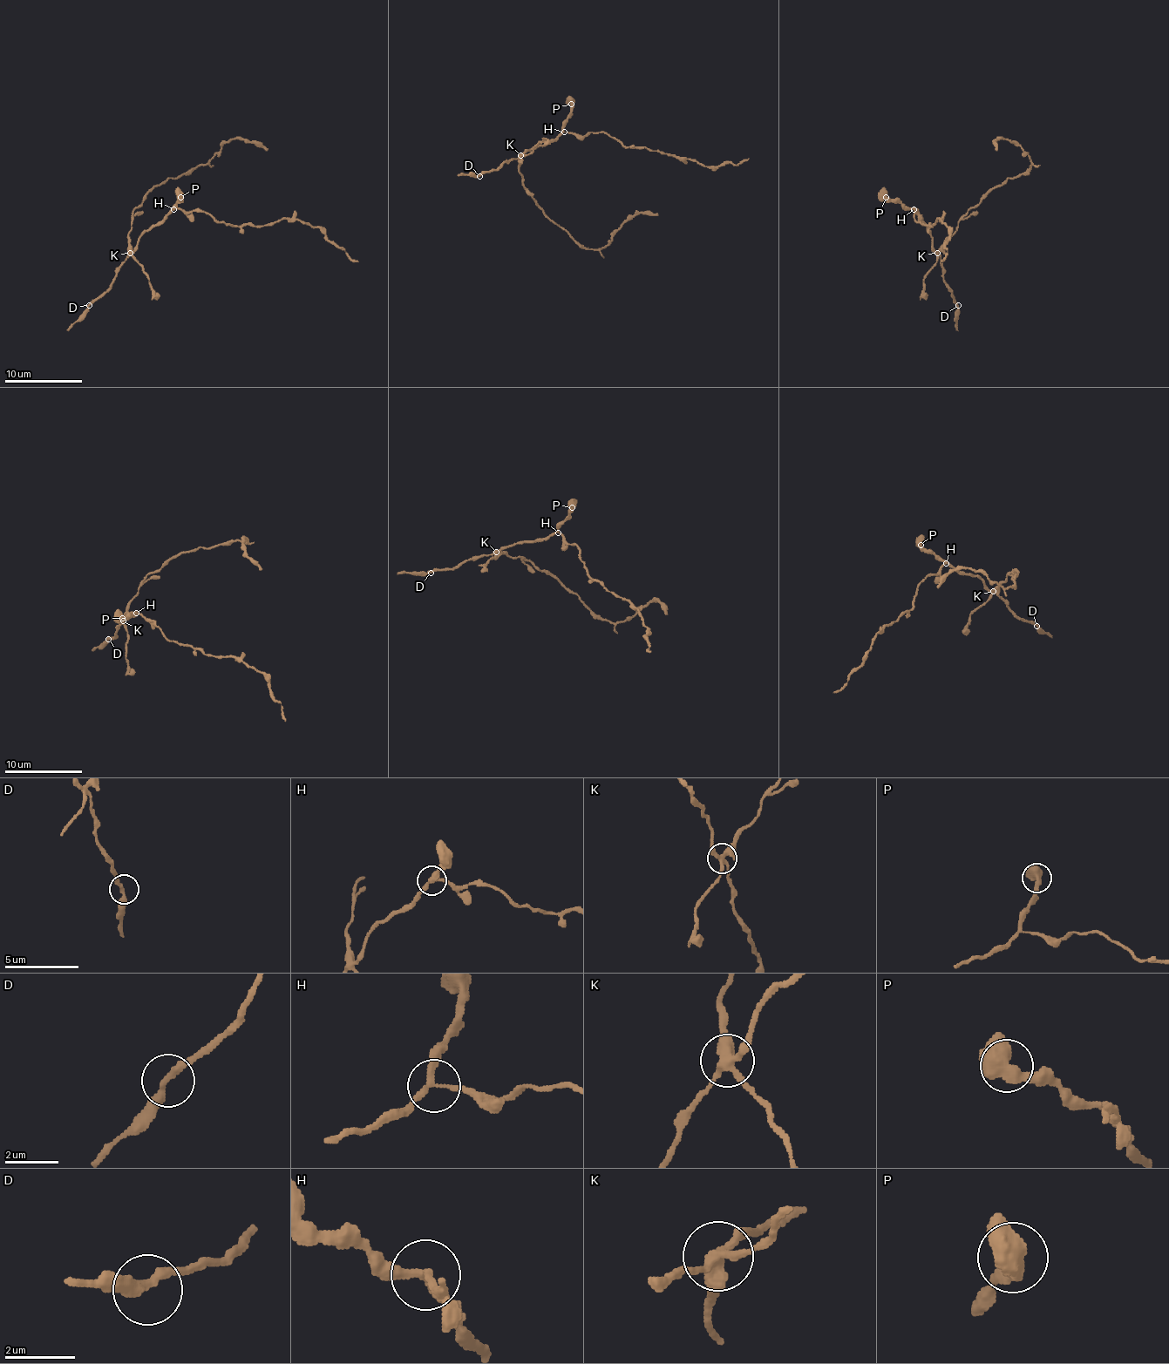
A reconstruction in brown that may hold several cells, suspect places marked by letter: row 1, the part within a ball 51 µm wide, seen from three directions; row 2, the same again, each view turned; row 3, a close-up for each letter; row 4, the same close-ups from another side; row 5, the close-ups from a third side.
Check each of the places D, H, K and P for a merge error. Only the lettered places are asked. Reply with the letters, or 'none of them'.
H, K

